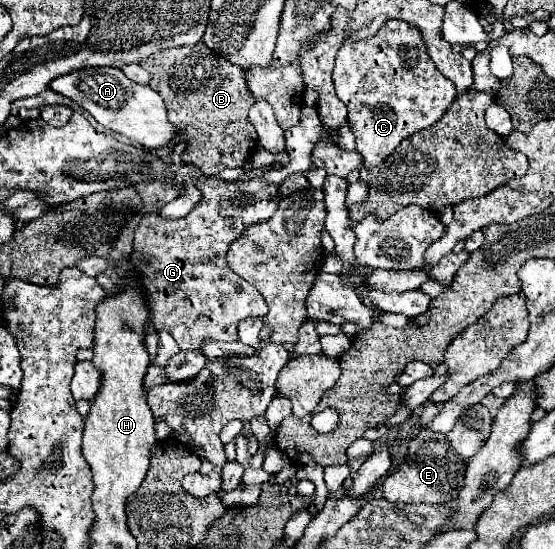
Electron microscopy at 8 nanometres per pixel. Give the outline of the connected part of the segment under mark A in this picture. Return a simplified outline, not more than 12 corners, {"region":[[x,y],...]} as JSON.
{"region":[[115,67],[49,89],[145,149],[177,139],[161,95]]}

